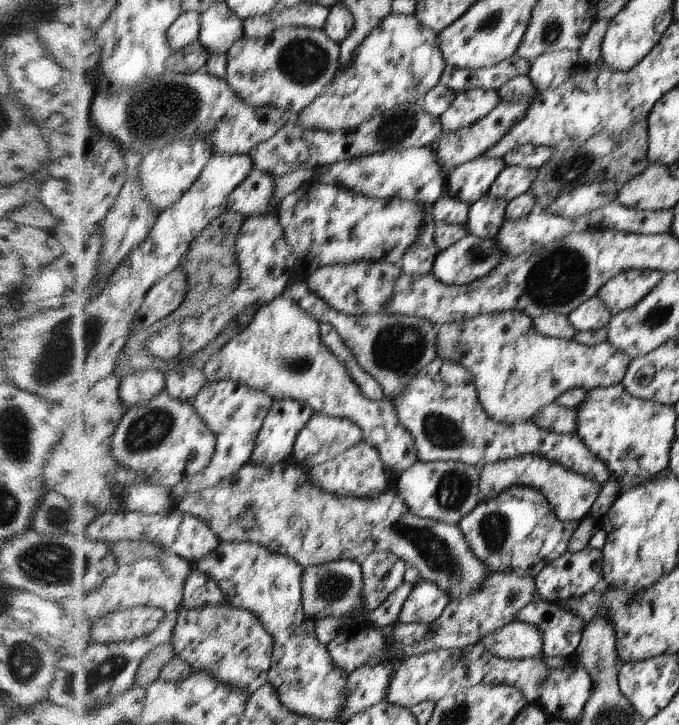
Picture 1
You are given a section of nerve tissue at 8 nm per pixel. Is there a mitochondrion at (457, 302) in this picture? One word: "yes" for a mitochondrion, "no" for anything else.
no

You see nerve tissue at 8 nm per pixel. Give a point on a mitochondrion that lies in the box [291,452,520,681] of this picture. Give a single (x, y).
(437, 554)

